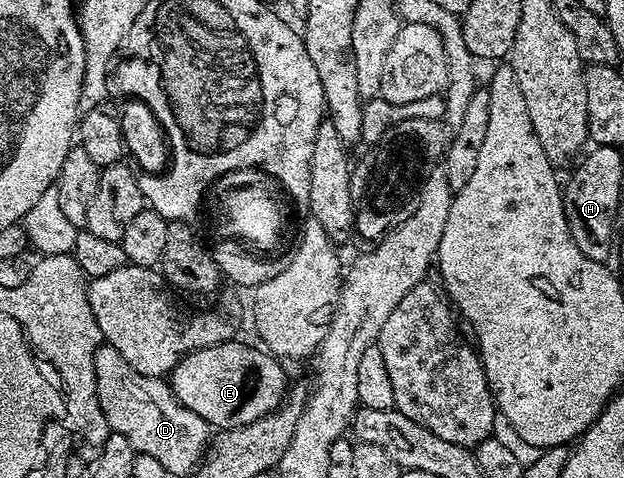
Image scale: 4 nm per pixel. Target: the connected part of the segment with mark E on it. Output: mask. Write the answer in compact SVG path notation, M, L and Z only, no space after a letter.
M230 339L215 346L191 350L168 374L167 381L171 386L177 402L199 415L214 430L234 429L247 423L255 423L255 419L263 419L273 413L287 396L285 385L285 369L280 360L272 353L256 344L244 345L238 339Z

